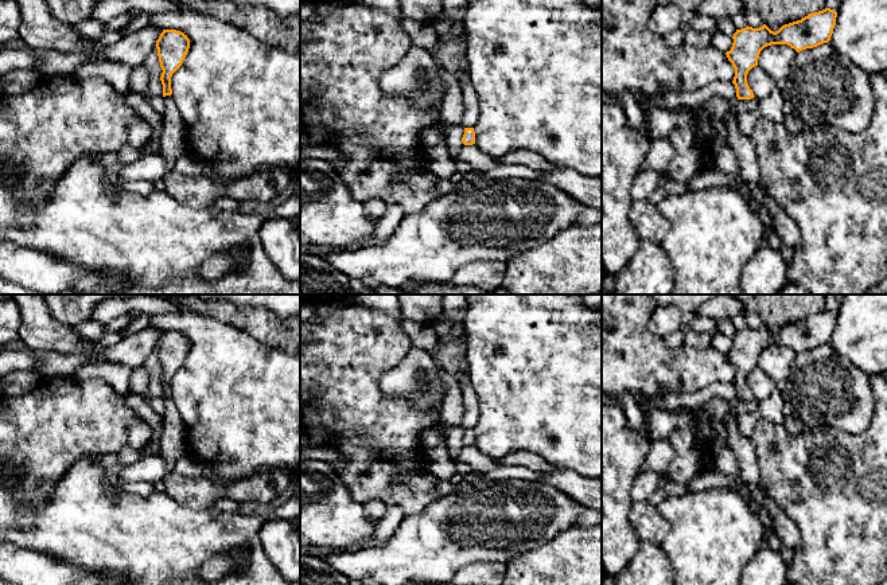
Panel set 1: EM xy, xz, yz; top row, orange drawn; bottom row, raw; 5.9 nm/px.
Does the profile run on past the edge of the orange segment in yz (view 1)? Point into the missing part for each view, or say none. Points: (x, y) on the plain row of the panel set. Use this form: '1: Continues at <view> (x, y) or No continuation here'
1: No continuation here

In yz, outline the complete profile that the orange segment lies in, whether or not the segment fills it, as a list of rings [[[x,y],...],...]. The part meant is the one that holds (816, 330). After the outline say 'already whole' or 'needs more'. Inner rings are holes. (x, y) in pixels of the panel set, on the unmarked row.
[[[825,309],[809,315],[801,321],[782,327],[778,332],[771,332],[766,325],[759,329],[746,328],[736,331],[732,348],[725,354],[735,370],[732,385],[736,390],[738,401],[751,401],[754,394],[747,385],[748,373],[758,367],[760,352],[771,346],[787,346],[797,354],[828,344],[836,327],[837,313]]]; already whole

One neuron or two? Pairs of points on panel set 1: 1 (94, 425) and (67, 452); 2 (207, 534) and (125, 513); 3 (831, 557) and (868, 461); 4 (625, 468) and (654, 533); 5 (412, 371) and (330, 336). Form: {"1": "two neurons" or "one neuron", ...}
{"1": "one neuron", "2": "one neuron", "3": "one neuron", "4": "two neurons", "5": "two neurons"}

